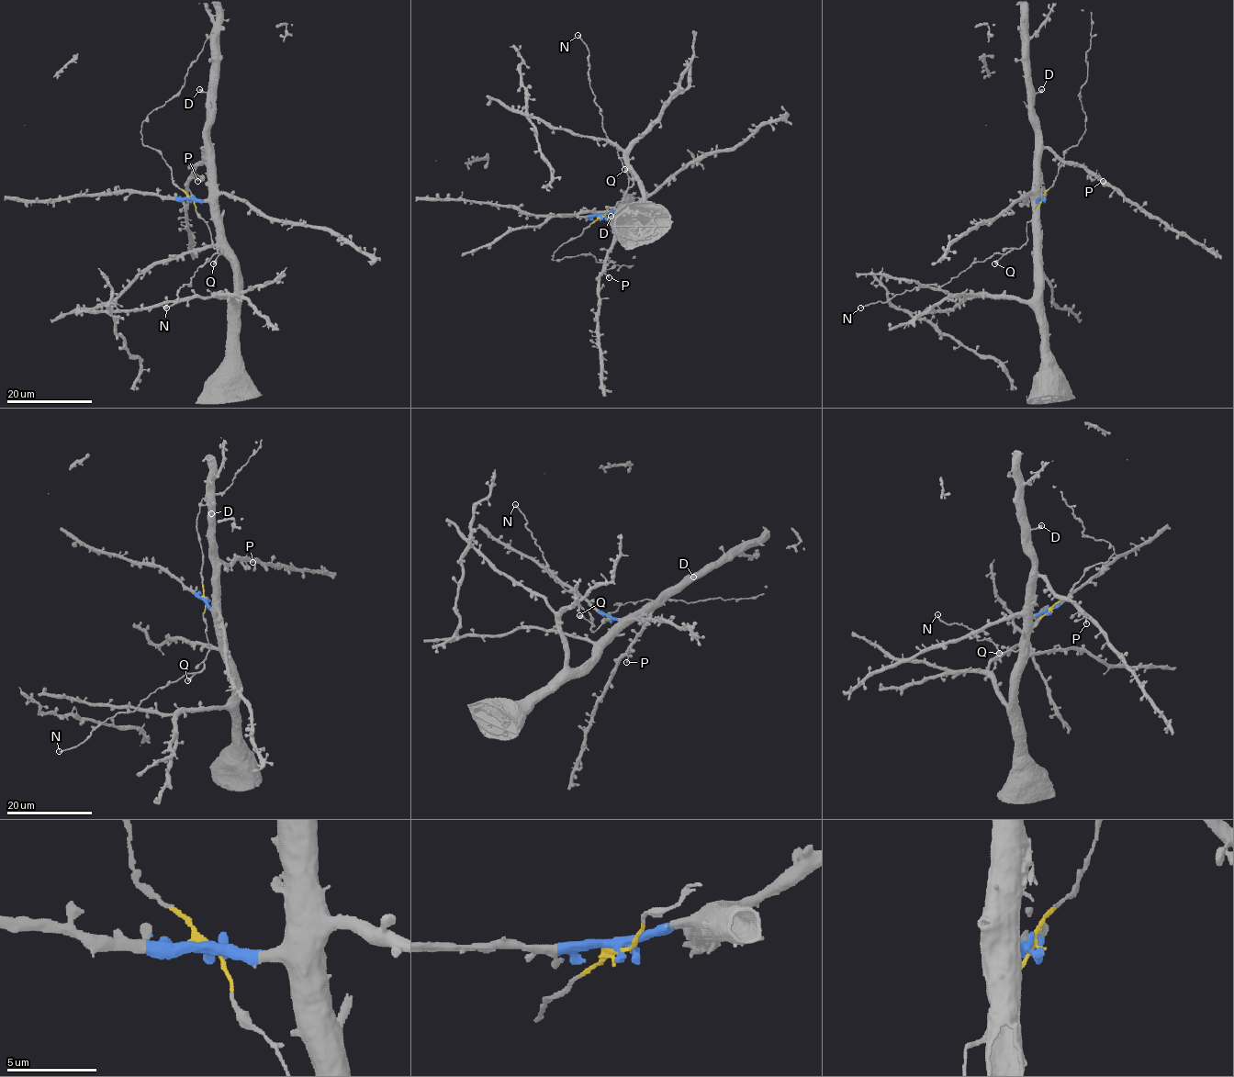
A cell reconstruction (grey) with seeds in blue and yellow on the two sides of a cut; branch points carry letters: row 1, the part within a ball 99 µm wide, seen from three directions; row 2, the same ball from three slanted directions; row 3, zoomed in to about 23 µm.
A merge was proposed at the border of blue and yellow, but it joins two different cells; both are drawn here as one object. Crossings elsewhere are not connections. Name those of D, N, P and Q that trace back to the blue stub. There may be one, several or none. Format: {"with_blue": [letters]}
{"with_blue": ["D", "P"]}

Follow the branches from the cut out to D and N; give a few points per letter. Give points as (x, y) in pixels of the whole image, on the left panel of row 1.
D: (190, 199), (206, 199), (209, 195), (207, 95), (199, 89)
N: (190, 199), (221, 252), (198, 267), (191, 286), (184, 285), (177, 301), (166, 307)

